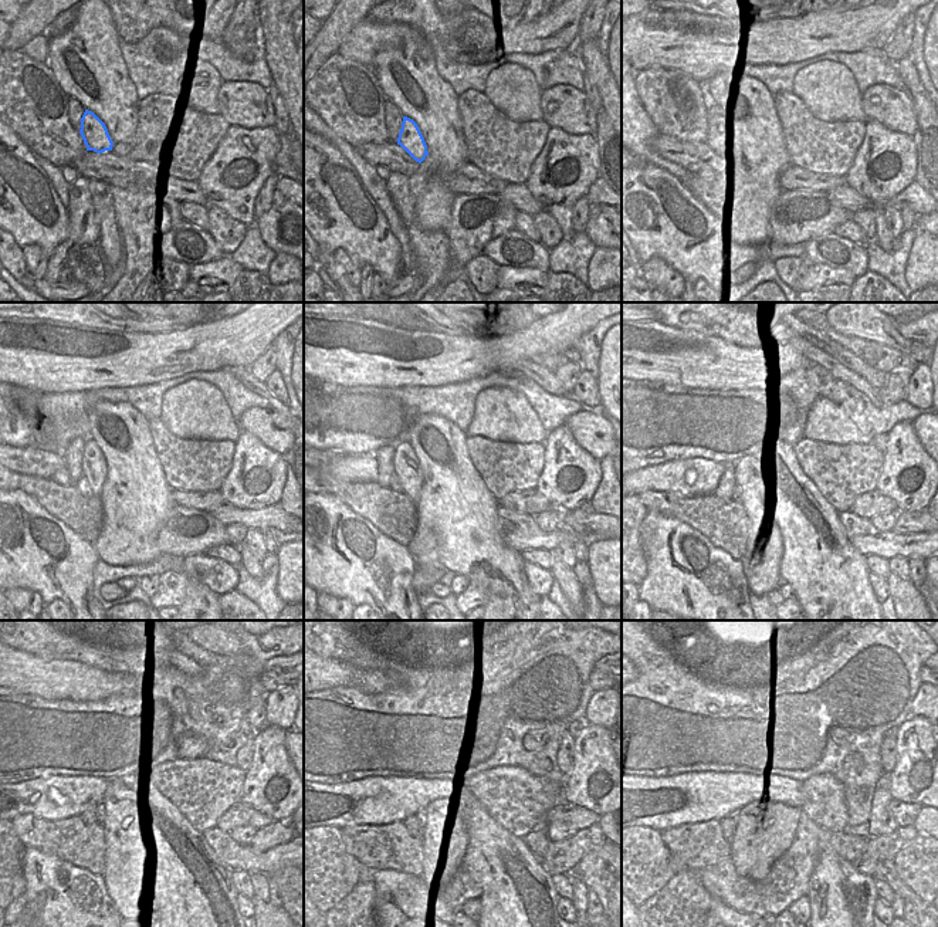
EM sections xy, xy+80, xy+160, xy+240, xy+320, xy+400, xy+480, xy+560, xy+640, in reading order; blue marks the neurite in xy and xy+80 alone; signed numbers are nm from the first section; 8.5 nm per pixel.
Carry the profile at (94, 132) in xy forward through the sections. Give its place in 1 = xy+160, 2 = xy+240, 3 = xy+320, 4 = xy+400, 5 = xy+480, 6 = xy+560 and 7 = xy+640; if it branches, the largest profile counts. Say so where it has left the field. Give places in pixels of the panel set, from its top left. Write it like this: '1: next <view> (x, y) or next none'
1: next xy+160 (731, 151)
2: next xy+240 (94, 469)
3: next xy+320 (406, 464)
4: next xy+400 (761, 548)
5: next xy+480 (127, 858)
6: next xy+560 (433, 836)
7: next xy+640 (757, 843)

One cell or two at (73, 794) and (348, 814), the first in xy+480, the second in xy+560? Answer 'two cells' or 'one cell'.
one cell

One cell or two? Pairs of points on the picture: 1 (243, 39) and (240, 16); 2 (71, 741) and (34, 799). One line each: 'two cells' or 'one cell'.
1: one cell
2: two cells

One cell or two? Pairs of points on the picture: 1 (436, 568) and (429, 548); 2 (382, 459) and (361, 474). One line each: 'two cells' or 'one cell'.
1: one cell
2: one cell

